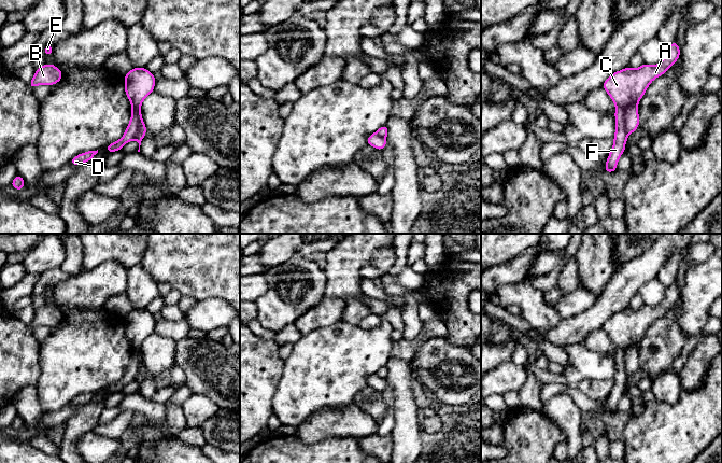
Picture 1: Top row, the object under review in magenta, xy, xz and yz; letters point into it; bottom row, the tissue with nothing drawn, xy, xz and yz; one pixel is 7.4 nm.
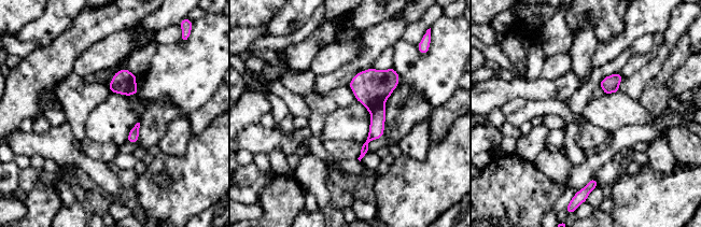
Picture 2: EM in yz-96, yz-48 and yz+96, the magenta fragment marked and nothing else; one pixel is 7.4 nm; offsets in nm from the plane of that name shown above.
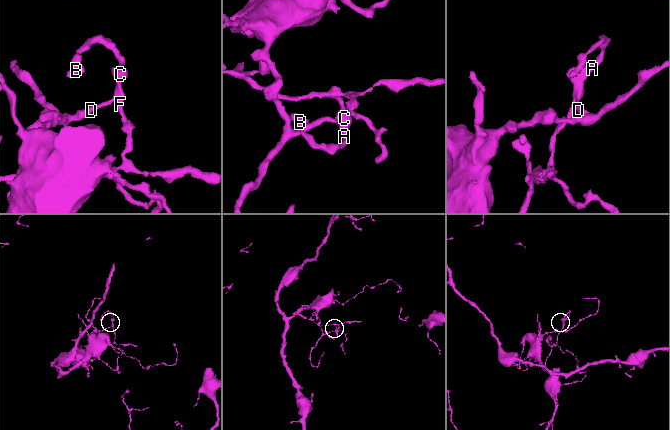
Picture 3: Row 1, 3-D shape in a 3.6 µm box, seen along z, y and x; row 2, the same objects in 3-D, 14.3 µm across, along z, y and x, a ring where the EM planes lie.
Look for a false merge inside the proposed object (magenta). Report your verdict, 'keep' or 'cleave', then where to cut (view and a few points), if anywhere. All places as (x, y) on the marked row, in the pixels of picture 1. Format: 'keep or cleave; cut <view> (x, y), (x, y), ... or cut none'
cleave; cut yz (637, 102), (630, 103), (624, 111), (624, 130), (627, 135)

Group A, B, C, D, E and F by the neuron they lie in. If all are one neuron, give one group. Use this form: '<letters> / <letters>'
A B C E F / D

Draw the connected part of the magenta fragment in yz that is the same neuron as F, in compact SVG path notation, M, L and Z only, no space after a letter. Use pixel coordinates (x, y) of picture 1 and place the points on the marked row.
M677 41L665 47L664 59L655 66L642 64L634 69L626 67L623 70L612 73L606 79L603 88L610 96L615 104L615 134L613 145L606 159L604 172L617 171L618 160L625 152L627 135L624 127L624 111L632 103L638 103L643 97L651 82L663 75L674 62L680 57L680 48Z

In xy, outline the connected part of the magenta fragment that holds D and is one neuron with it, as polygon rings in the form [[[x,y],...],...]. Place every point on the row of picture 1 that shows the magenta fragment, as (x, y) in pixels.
[[[98,150],[97,151],[88,151],[88,152],[85,152],[85,153],[81,153],[79,155],[76,155],[75,157],[73,157],[70,162],[71,165],[73,166],[80,166],[84,163],[87,163],[89,162],[90,159],[94,158],[94,156],[98,153]]]

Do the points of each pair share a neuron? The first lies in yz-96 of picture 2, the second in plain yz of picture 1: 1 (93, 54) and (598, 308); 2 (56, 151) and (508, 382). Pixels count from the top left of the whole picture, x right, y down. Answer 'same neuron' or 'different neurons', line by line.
1: different neurons
2: same neuron

